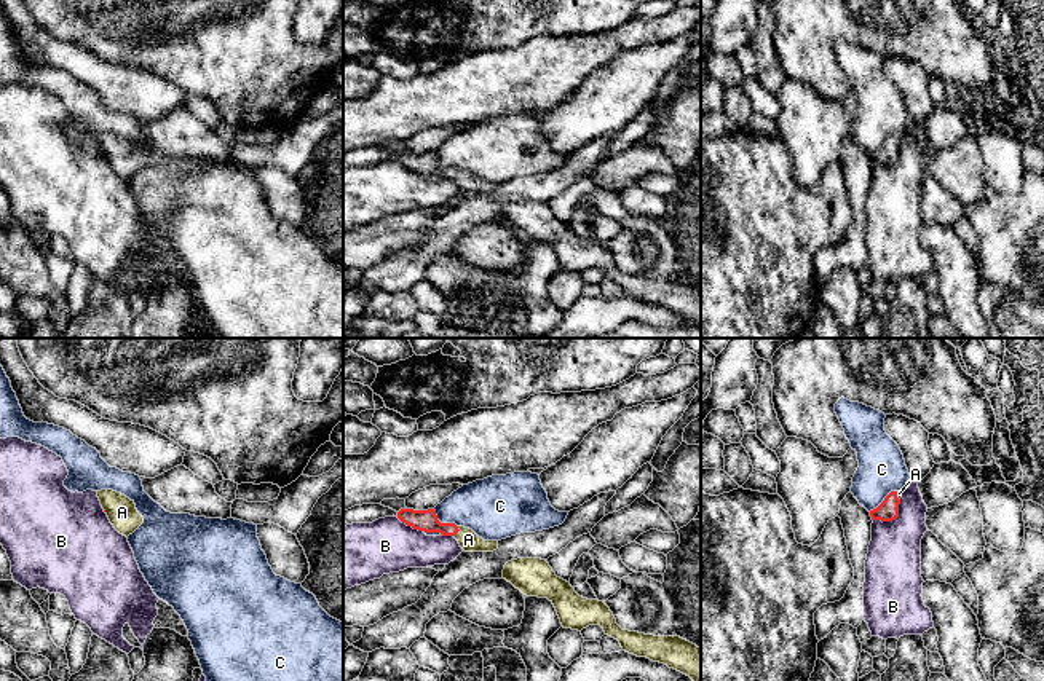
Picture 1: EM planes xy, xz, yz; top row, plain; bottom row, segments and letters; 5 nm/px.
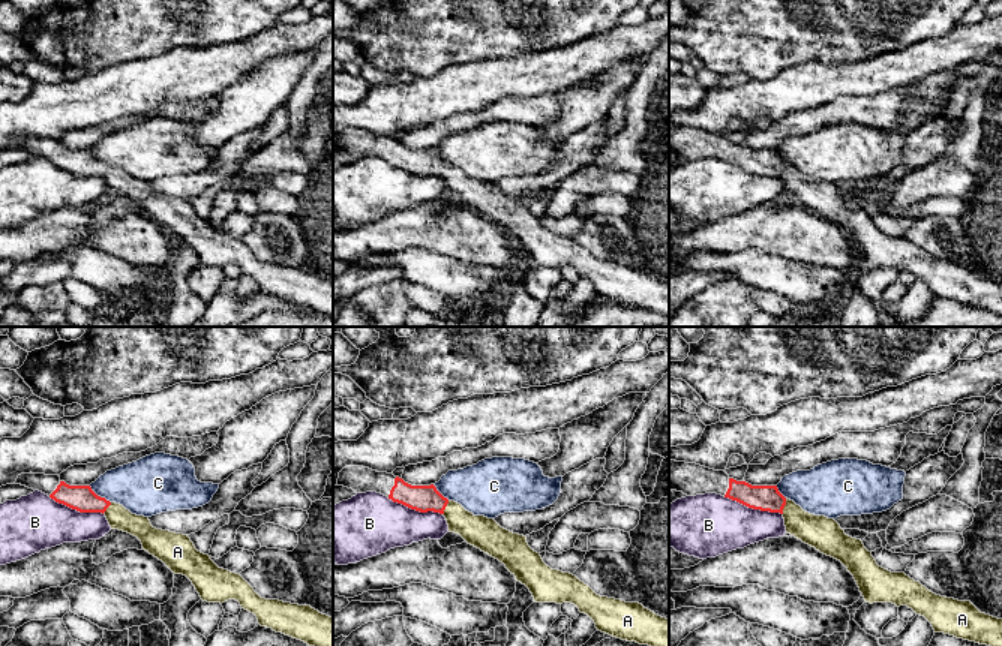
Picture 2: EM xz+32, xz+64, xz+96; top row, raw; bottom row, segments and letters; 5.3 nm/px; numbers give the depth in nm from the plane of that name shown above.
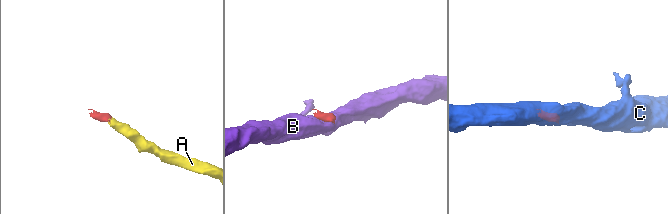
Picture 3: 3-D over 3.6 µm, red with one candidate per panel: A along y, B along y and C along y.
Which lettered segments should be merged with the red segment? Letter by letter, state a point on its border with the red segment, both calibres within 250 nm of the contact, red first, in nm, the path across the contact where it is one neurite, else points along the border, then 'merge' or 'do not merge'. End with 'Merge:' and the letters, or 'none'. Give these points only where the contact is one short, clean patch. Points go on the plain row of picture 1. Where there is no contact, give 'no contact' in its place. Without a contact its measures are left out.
A: xz (458, 173) | 110/100 nm | across xz (423, 163), (441, 171), (458, 173), (468, 182) | merge
B: yz (893, 161) | 110/280 nm | along yz (901, 142), (894, 161), (873, 163) | do not merge
C: xz (442, 166) | 110/280 nm | along xz (433, 152), (441, 165), (452, 165), (457, 169) | do not merge
Merge: A

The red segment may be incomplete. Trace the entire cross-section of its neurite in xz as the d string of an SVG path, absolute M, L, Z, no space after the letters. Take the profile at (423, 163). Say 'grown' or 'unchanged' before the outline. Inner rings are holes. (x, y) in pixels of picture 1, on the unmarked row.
grown; M383 142L380 145L397 155L397 161L412 169L413 172L425 175L441 175L442 179L453 179L465 195L493 195L498 191L498 183L484 183L473 172L457 169L455 166L441 166L436 153L413 153L405 150L405 142Z

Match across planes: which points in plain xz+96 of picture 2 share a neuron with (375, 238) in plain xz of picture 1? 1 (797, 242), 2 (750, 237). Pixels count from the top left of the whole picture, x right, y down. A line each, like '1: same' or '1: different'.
1: same
2: same

